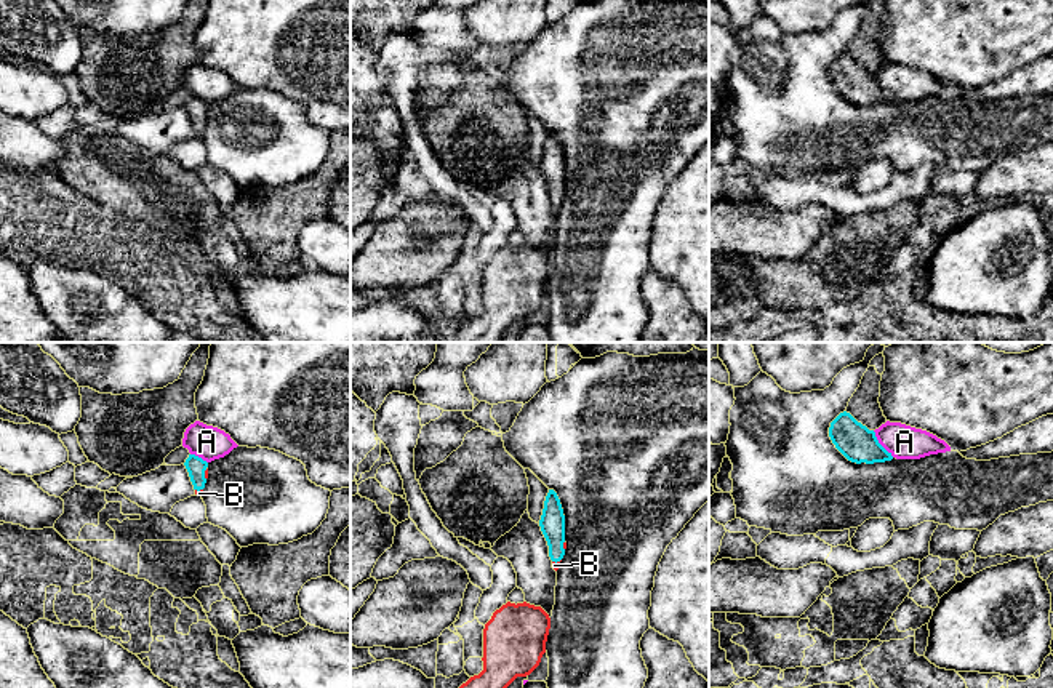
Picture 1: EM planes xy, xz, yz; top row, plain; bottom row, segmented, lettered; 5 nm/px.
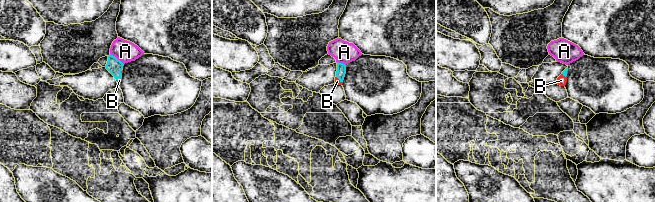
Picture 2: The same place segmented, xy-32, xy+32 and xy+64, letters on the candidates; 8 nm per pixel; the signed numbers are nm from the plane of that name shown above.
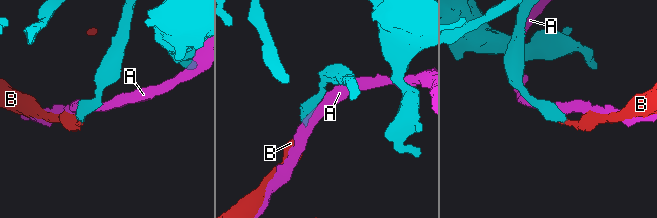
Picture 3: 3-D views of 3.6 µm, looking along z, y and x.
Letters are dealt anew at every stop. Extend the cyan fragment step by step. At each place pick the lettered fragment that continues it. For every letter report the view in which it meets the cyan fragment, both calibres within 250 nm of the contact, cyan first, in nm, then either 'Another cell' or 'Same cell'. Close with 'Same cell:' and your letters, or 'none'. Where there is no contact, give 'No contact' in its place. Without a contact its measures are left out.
A: Touches cyan in yz. Thickness 180 nm (cyan) against 170 nm. Another cell
B: Touches cyan in xy. Thickness 100 nm (cyan) against 20 nm. Same cell
Same cell: B

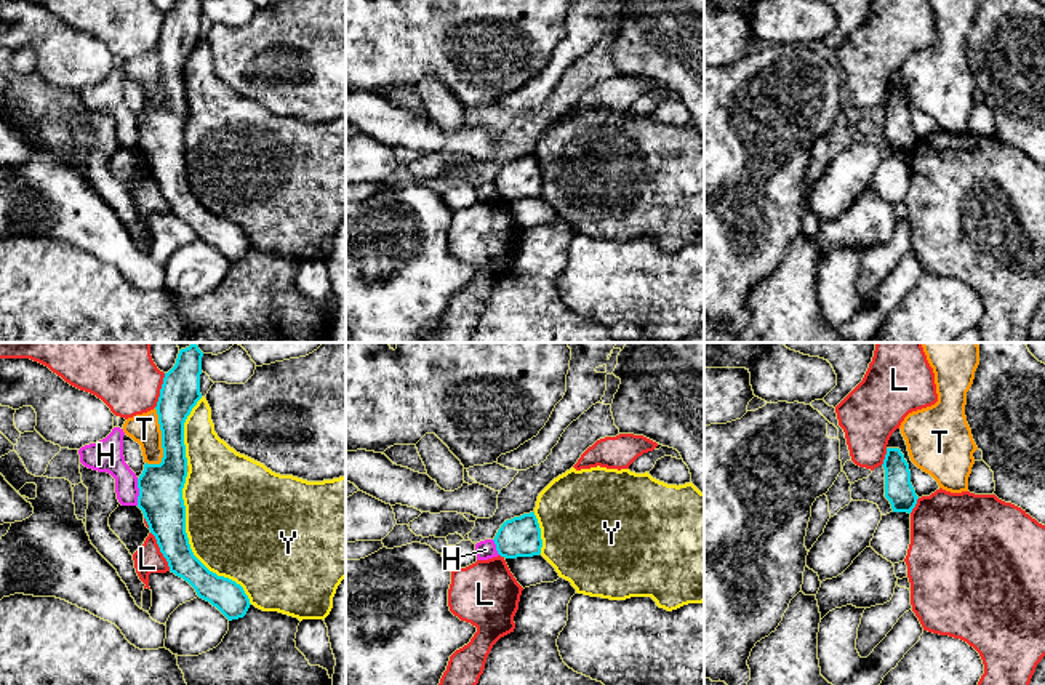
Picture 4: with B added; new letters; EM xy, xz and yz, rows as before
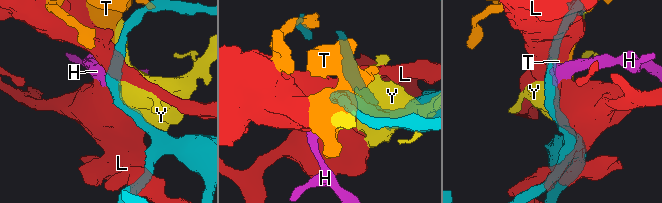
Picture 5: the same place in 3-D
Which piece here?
H: Touches cyan in xy. Thickness 220 nm (cyan) against 160 nm. Another cell
L: Touches cyan in xy. Thickness 220 nm (cyan) against 140 nm. Another cell
T: Touches cyan in xy. Thickness 220 nm (cyan) against 150 nm. Another cell
Y: Touches cyan in xy. Thickness 220 nm (cyan) against 480 nm. Another cell
Same cell: none

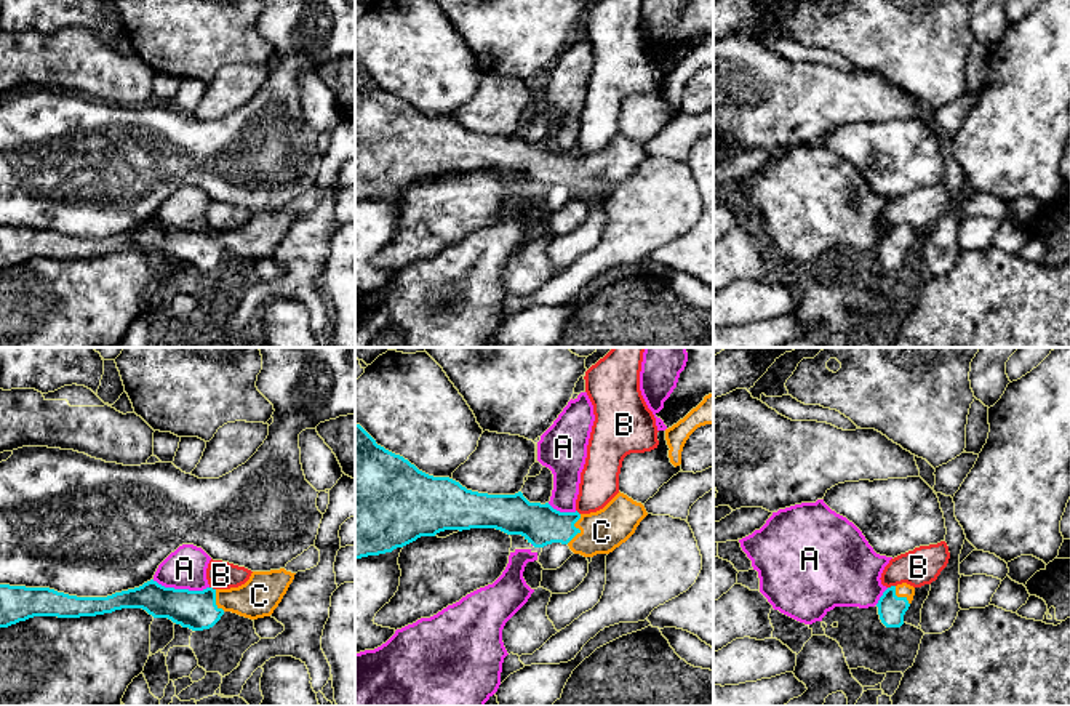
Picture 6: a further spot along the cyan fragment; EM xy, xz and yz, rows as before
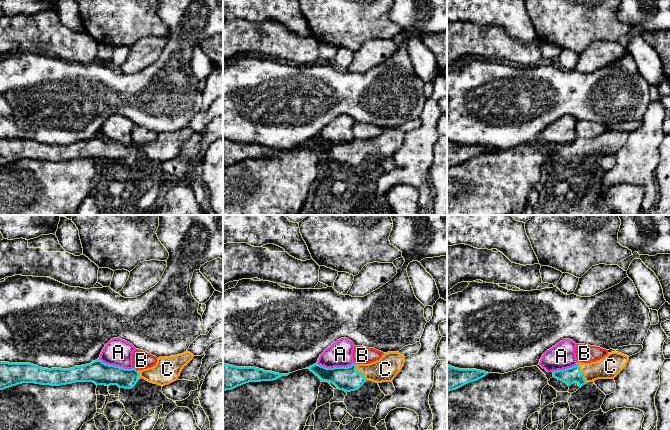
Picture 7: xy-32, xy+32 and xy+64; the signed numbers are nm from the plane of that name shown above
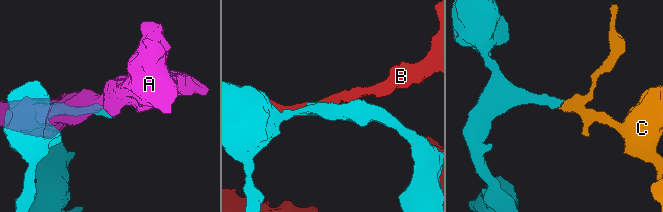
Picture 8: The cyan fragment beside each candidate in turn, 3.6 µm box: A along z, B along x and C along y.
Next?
A: Touches cyan in xy. Thickness 200 nm (cyan) against 200 nm. Another cell
B: Touches cyan in yz. Thickness 140 nm (cyan) against 190 nm. Another cell
C: Touches cyan in xz. Thickness 200 nm (cyan) against 220 nm. Same cell
Same cell: C

